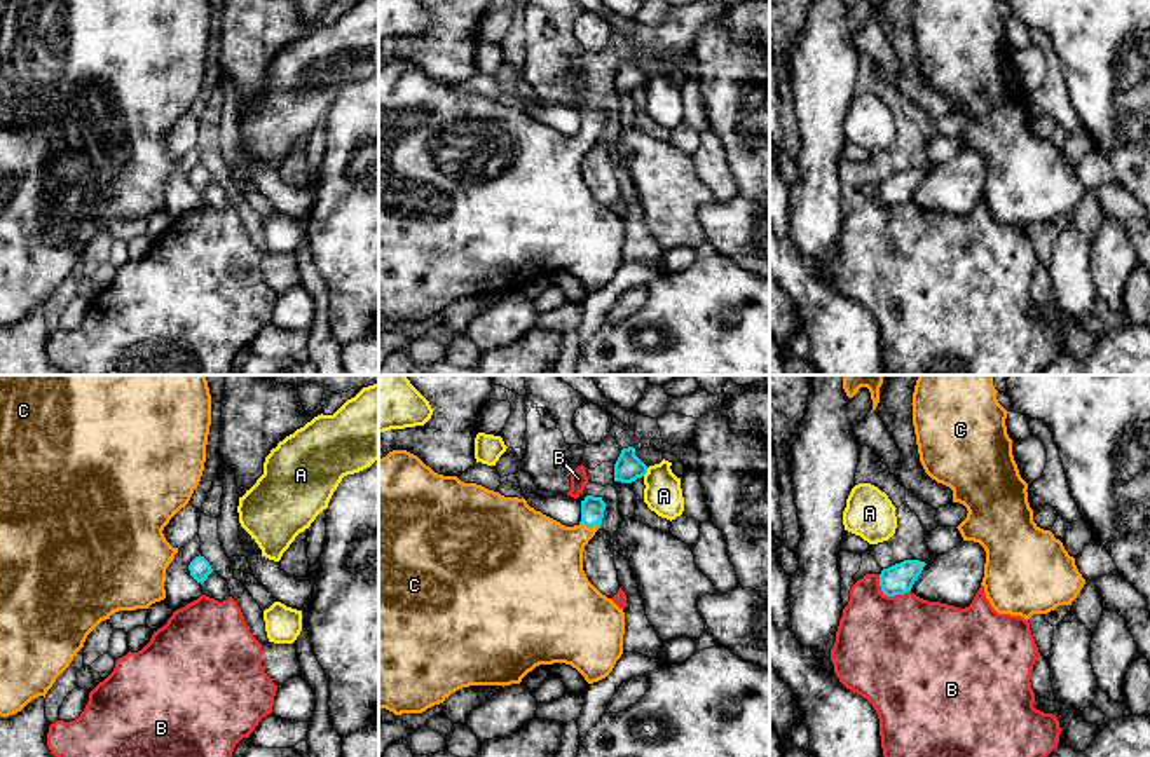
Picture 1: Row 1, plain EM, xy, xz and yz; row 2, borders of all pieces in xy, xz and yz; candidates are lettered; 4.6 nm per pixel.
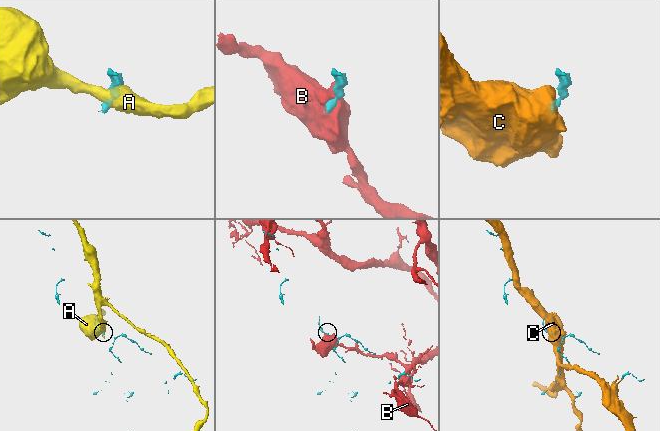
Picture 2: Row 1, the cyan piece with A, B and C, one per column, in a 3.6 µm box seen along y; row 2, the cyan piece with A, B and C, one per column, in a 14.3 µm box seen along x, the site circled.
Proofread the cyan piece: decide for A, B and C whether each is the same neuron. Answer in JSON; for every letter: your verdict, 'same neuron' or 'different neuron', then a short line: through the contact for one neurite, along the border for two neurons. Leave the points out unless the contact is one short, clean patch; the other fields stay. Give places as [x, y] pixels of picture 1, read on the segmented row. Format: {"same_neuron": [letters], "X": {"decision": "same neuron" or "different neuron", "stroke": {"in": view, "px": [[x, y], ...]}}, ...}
{"same_neuron": ["C"], "A": {"decision": "different neuron", "stroke": {"in": "xz", "px": [[648, 468], [643, 475]]}}, "B": {"decision": "different neuron", "stroke": {"in": "yz", "px": [[878, 576], [878, 585], [887, 595], [910, 592]]}}, "C": {"decision": "same neuron"}}

